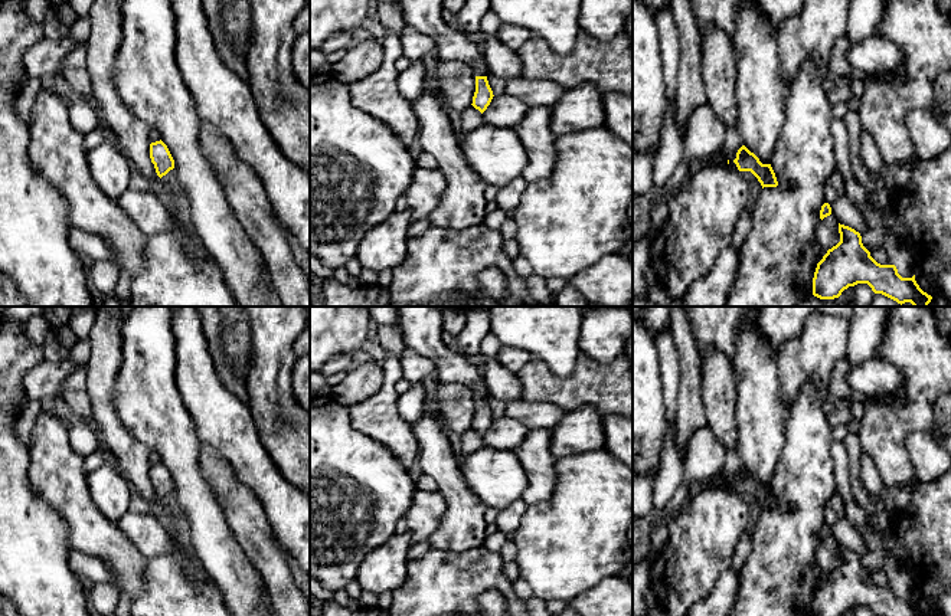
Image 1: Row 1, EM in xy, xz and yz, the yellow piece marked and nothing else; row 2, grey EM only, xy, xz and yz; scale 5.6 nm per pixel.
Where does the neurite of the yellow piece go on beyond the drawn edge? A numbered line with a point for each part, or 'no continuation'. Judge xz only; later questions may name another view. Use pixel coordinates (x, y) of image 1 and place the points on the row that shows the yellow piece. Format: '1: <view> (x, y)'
1: xz (425, 16)

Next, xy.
no continuation

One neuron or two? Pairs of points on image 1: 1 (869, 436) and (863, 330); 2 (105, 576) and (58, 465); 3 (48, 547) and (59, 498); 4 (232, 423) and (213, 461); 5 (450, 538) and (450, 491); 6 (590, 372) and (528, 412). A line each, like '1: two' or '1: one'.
1: two
2: two
3: two
4: two
5: one
6: two

